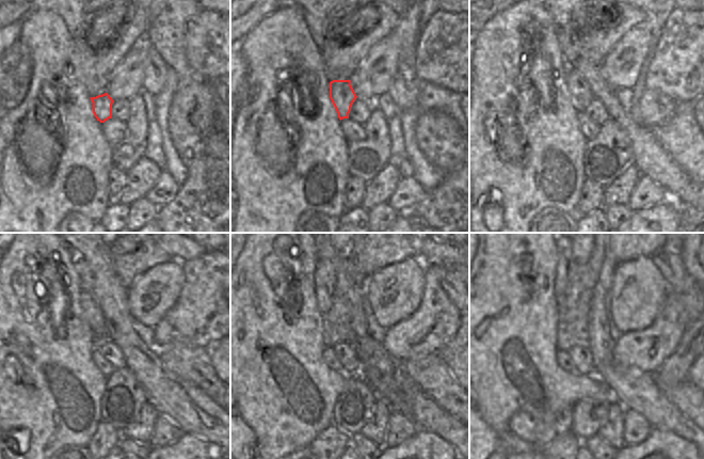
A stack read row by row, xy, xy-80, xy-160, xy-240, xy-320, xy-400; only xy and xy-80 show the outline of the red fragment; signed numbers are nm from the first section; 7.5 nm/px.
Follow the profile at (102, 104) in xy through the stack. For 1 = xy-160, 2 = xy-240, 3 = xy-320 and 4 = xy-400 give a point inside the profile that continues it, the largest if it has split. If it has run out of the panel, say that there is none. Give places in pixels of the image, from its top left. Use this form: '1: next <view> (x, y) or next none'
1: next xy-160 (580, 91)
2: next xy-240 (93, 312)
3: next xy-320 (325, 271)
4: next xy-400 (565, 265)

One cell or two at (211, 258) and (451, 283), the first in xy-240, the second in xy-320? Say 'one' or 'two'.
two

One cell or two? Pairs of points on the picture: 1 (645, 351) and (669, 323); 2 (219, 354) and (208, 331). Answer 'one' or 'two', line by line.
1: one
2: two

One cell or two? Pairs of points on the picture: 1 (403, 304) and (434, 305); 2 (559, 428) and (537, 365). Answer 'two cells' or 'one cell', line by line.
1: two cells
2: two cells

